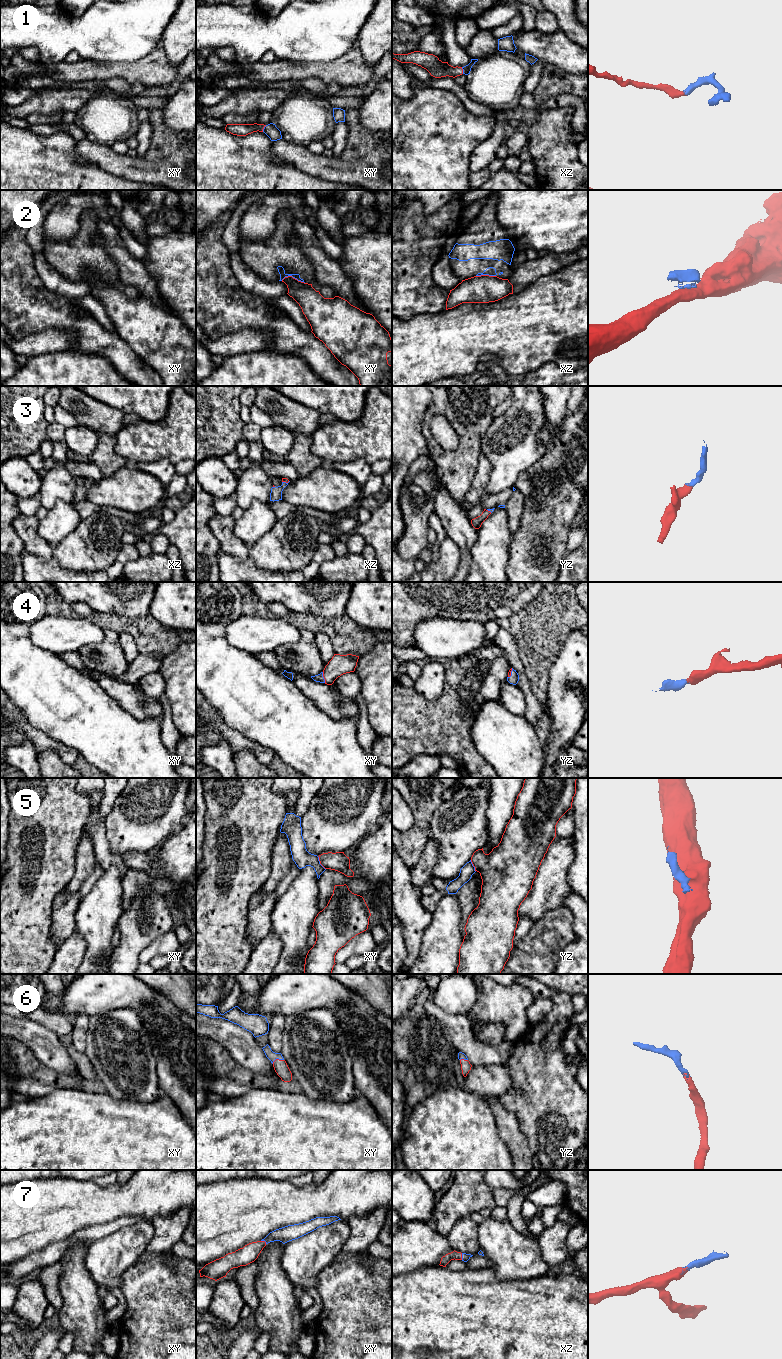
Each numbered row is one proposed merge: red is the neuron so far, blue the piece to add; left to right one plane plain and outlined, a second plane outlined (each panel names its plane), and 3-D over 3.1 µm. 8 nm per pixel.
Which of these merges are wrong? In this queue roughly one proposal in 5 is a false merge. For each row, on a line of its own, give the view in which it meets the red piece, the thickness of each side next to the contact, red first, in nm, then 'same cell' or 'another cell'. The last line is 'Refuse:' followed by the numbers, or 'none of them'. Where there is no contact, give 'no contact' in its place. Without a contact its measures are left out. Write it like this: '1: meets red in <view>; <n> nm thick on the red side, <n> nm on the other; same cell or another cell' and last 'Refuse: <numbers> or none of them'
1: meets red in xy; 100 nm thick on the red side, 100 nm on the other; same cell
2: meets red in xy; 190 nm thick on the red side, 50 nm on the other; another cell
3: meets red in xz; 40 nm thick on the red side, 100 nm on the other; same cell
4: meets red in xy; 160 nm thick on the red side, 60 nm on the other; same cell
5: meets red in xy; 150 nm thick on the red side, 140 nm on the other; another cell
6: meets red in xy; 110 nm thick on the red side, 80 nm on the other; same cell
7: meets red in xz; 70 nm thick on the red side, 60 nm on the other; same cell
Refuse: 2, 5

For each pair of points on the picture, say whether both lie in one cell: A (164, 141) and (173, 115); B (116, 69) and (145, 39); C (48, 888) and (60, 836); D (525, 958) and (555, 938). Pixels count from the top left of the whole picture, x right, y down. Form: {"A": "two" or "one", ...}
{"A": "two", "B": "two", "C": "one", "D": "one"}

